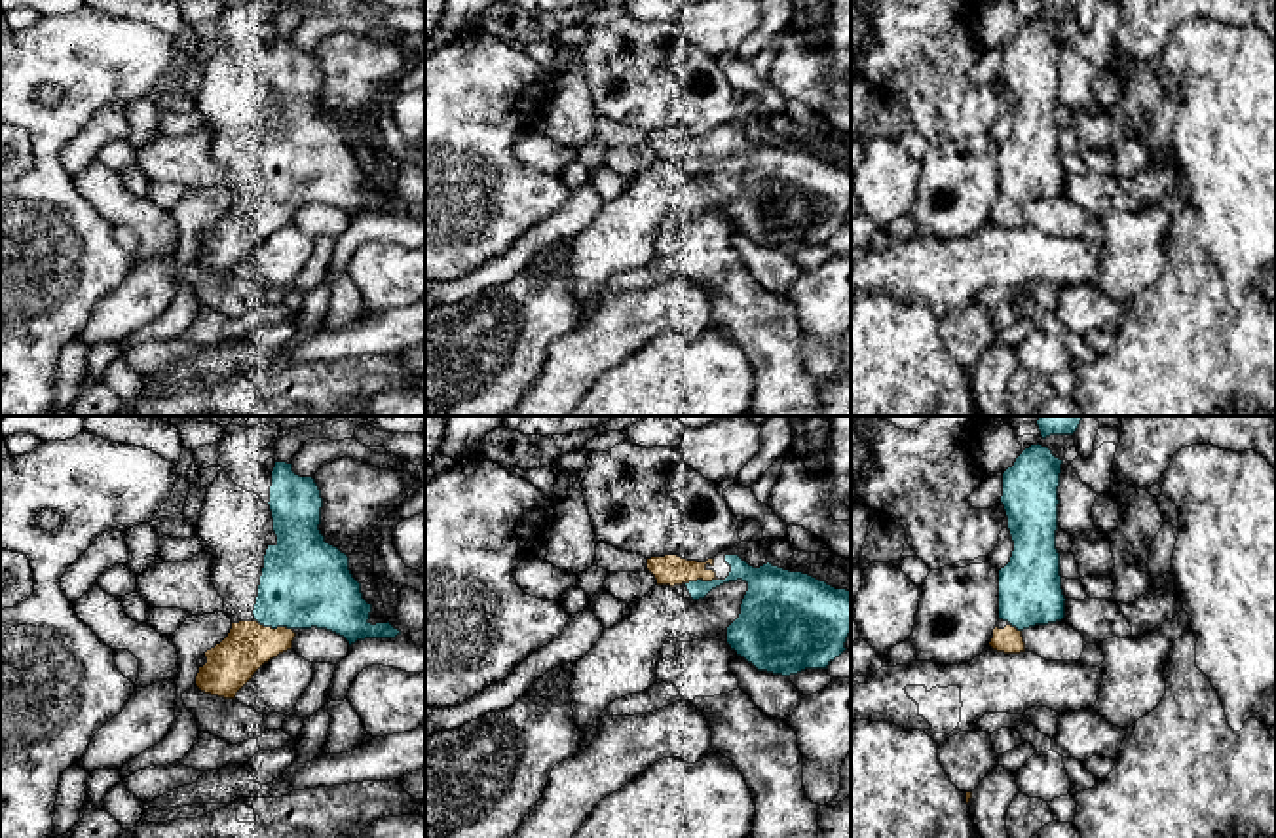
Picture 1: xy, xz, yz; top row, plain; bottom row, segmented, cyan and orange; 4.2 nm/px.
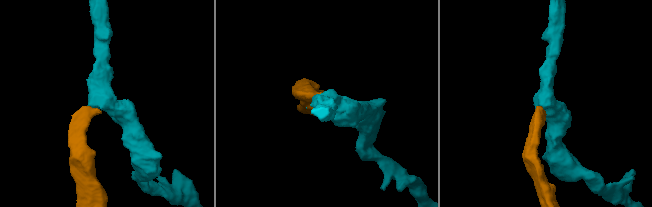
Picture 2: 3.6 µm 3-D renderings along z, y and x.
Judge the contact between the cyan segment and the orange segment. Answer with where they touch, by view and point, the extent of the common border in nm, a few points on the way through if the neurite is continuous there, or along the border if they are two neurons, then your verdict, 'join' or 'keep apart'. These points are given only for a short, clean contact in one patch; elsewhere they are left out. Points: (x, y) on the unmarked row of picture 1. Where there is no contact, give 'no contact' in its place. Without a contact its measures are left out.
meets cyan in xy at (274, 202); contact 160 nm long; join

